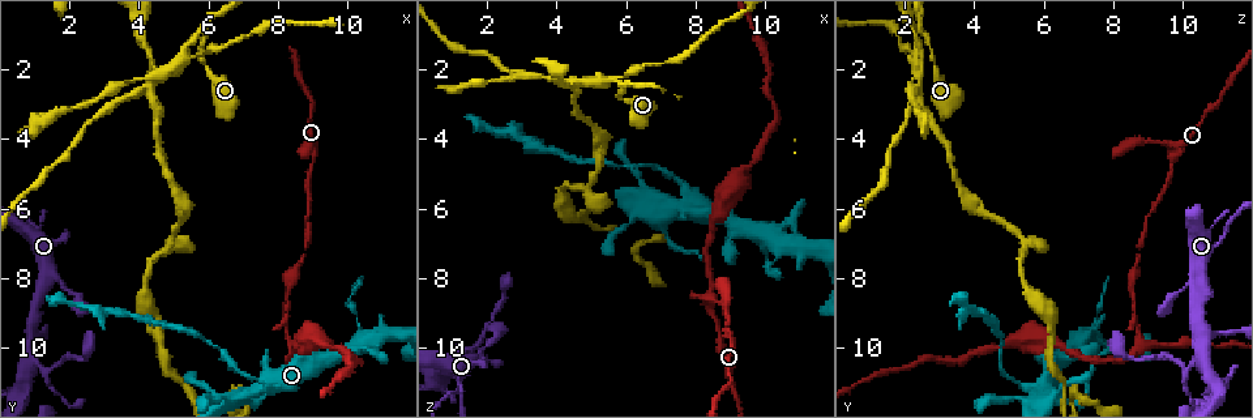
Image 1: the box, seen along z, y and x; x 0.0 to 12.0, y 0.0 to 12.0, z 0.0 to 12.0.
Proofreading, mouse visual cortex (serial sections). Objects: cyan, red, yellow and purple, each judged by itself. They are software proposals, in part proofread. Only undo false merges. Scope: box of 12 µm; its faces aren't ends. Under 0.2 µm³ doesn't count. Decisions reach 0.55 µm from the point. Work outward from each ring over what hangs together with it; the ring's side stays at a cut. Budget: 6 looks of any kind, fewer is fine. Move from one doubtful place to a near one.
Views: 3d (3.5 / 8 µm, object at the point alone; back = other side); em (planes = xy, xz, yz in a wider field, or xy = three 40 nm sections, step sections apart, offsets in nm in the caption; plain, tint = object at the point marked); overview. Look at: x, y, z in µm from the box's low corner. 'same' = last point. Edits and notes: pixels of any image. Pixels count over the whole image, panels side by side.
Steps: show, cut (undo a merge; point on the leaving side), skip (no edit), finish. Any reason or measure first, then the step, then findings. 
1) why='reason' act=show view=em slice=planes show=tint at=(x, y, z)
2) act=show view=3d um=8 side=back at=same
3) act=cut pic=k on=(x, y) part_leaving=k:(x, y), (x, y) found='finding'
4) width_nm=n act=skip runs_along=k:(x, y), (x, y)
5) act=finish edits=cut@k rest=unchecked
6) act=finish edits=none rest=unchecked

act=show view=3d um=8 at=(7.8, 11.2, 5.5)

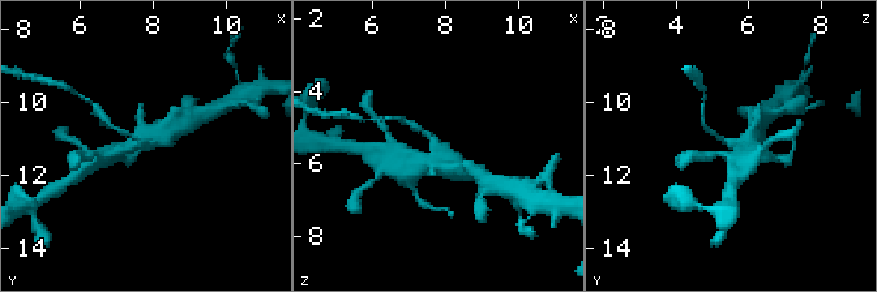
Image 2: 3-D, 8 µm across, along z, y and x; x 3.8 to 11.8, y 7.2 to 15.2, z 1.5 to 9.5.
act=show view=3d um=3.5 at=(7.6, 11.1, 5.5)

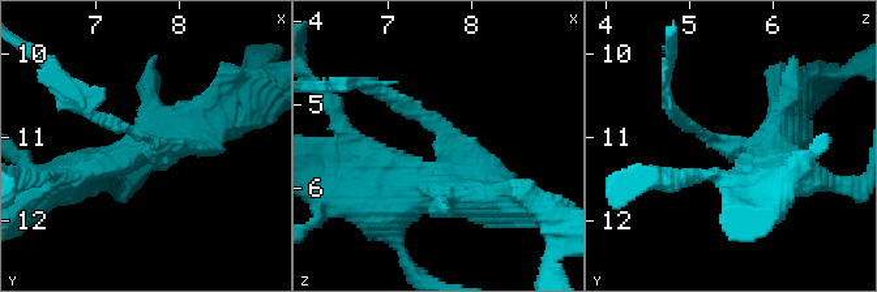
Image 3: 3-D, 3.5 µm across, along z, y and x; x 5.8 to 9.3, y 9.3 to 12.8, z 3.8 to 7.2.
arm_widths_nm=100,500 act=show view=em slice=xy step=2 show=tint at=(7.70, 11.10, 5.50)

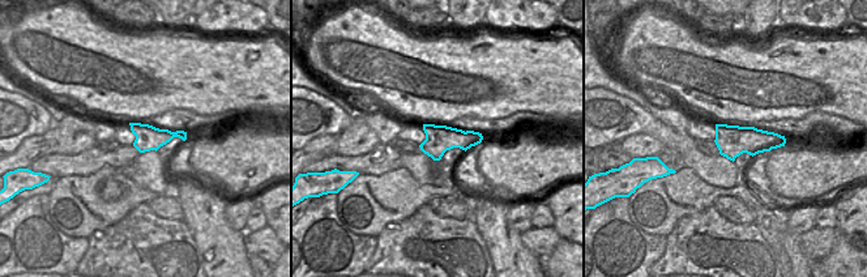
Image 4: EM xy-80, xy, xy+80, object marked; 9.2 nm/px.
width_nm=260 act=cut pic=3 on=(114, 121) part_leaving=3:(146, 138), (94, 119), (58, 74) found='a second cell is stuck on'

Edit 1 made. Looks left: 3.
act=show view=overview

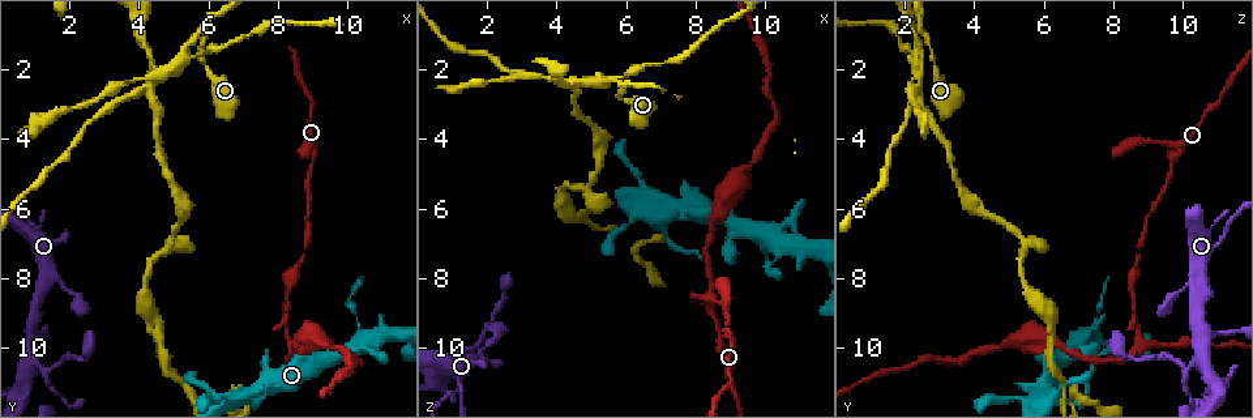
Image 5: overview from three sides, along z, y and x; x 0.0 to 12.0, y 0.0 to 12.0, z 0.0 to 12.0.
why='abrupt turn' act=show view=3d um=3.5 at=(5.3, 1.7, 2.3)

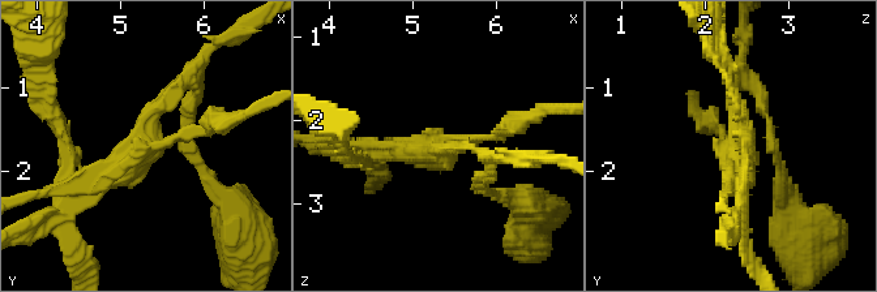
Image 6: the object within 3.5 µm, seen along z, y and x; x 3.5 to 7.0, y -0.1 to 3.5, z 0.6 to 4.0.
arms=3 arm_widths_nm=100,100,250 why='shape alone is not enough' act=show view=em slice=xy step=3 show=tint at=(5.25, 1.75, 2.40)

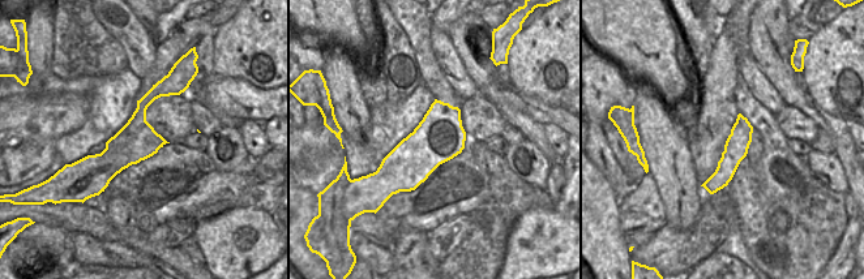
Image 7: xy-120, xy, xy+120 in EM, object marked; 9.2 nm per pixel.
act=cut pic=6 on=(721, 206) found='two cells meet here'

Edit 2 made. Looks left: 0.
act=finish edits=cut@3,cut@6 rest=unchecked

